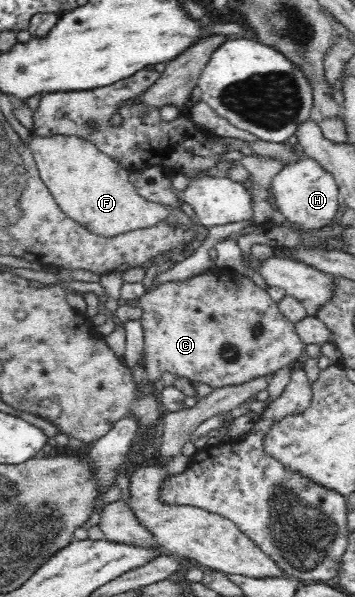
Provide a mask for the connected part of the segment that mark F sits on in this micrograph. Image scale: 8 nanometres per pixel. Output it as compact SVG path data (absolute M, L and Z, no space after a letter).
M31 131L27 145L59 208L91 233L113 237L133 229L153 227L170 214L167 207L141 197L130 180L131 169L119 165L88 139L57 133L40 135Z

